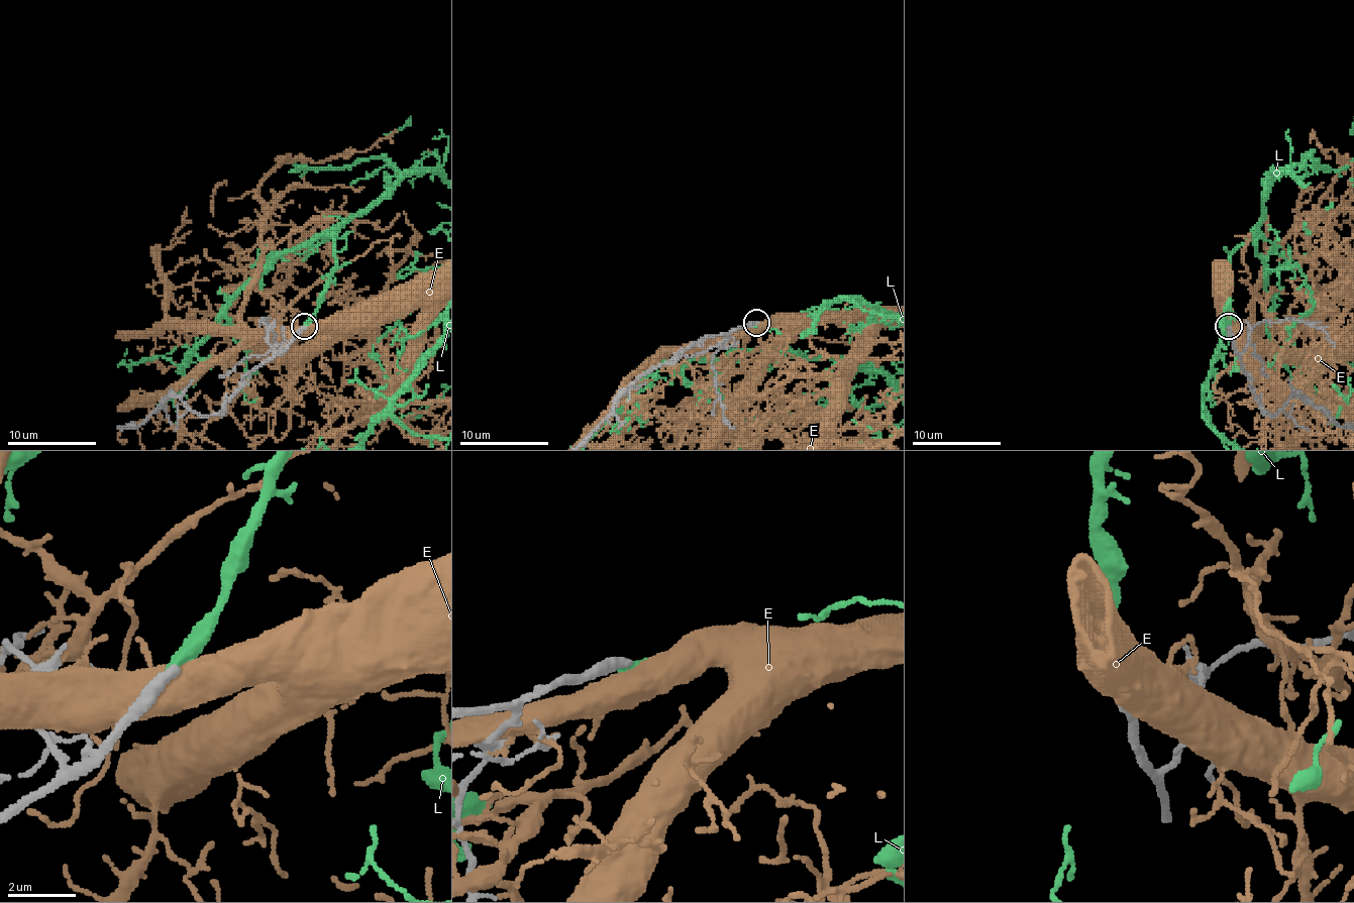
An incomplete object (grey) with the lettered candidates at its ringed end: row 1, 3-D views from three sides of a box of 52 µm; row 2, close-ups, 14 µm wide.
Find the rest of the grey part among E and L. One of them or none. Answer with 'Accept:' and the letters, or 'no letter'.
Accept: no letter

